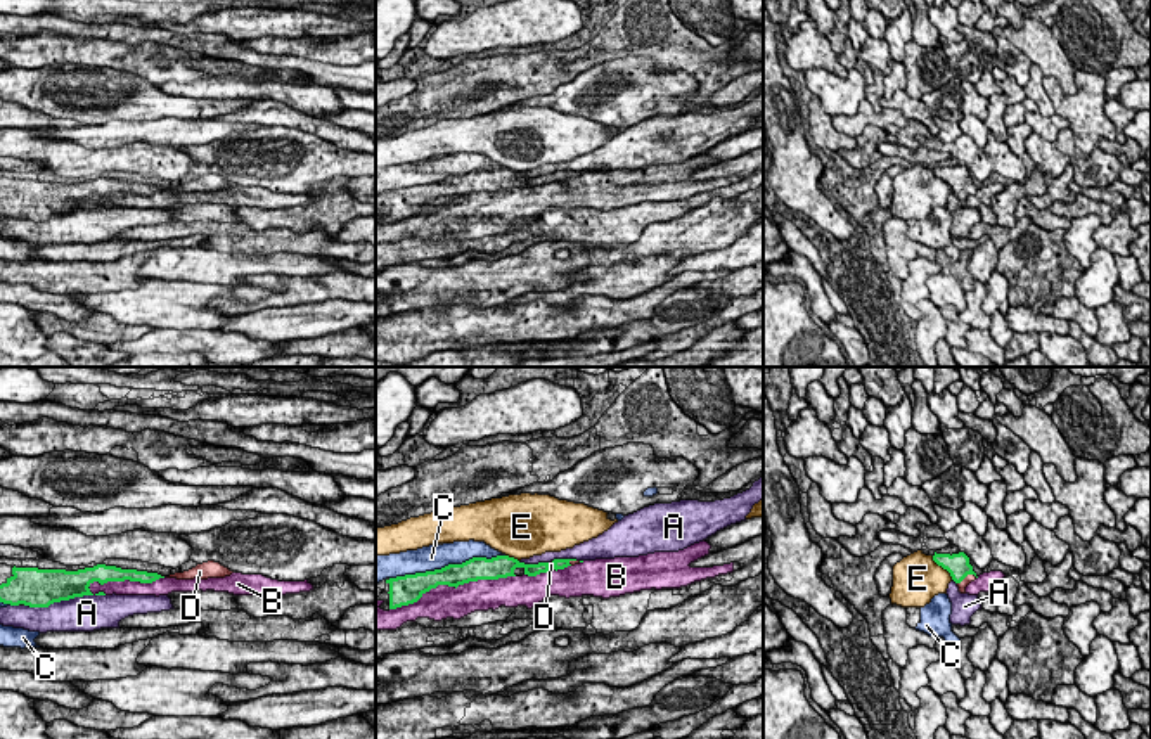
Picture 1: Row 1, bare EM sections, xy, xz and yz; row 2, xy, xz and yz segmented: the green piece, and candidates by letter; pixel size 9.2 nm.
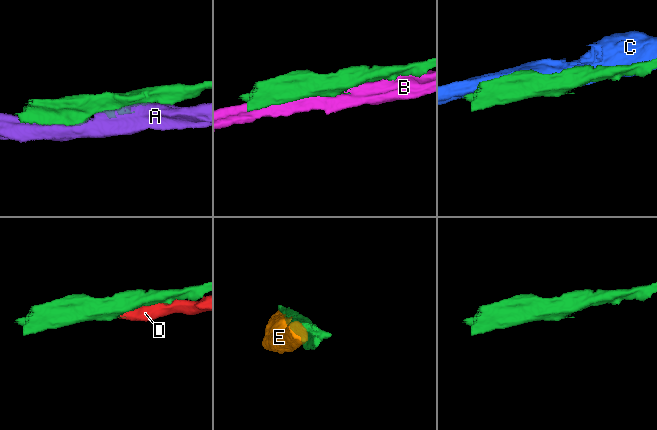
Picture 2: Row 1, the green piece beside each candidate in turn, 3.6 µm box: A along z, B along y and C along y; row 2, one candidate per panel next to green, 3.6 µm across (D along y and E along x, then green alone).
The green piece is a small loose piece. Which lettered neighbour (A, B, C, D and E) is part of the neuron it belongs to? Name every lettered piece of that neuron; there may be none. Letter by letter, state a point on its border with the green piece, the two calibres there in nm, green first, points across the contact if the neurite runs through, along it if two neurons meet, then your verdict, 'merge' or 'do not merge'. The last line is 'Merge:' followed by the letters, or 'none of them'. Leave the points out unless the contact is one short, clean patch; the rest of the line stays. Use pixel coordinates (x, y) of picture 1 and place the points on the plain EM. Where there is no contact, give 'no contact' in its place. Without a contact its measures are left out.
A: contact xy (57, 213); calibres 360 and 320 nm; do not merge
B: contact xz (452, 198); calibres 220 and 300 nm; do not merge
C: contact xz (449, 177); calibres 220 and 240 nm; do not merge
D: contact yz (966, 187); calibres 220 and 70 nm; merge
E: contact yz (942, 179); calibres 220 and 440 nm; do not merge
Merge: D

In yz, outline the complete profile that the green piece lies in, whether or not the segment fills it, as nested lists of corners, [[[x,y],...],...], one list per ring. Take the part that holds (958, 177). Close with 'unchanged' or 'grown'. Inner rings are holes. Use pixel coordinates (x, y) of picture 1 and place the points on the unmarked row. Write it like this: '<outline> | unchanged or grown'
[[[935,164],[933,173],[950,185],[961,206],[966,206],[966,199],[976,192],[976,185],[973,183],[969,170],[964,164],[952,168]]] | grown

